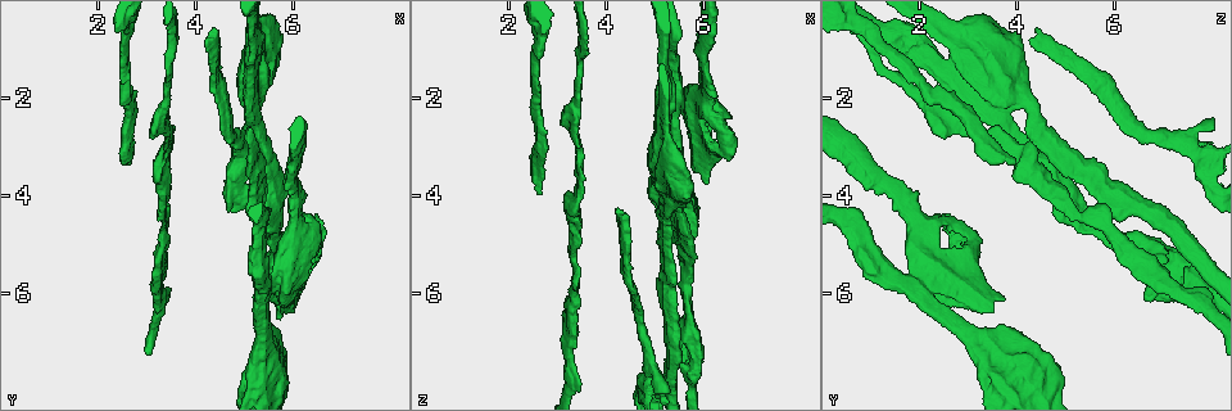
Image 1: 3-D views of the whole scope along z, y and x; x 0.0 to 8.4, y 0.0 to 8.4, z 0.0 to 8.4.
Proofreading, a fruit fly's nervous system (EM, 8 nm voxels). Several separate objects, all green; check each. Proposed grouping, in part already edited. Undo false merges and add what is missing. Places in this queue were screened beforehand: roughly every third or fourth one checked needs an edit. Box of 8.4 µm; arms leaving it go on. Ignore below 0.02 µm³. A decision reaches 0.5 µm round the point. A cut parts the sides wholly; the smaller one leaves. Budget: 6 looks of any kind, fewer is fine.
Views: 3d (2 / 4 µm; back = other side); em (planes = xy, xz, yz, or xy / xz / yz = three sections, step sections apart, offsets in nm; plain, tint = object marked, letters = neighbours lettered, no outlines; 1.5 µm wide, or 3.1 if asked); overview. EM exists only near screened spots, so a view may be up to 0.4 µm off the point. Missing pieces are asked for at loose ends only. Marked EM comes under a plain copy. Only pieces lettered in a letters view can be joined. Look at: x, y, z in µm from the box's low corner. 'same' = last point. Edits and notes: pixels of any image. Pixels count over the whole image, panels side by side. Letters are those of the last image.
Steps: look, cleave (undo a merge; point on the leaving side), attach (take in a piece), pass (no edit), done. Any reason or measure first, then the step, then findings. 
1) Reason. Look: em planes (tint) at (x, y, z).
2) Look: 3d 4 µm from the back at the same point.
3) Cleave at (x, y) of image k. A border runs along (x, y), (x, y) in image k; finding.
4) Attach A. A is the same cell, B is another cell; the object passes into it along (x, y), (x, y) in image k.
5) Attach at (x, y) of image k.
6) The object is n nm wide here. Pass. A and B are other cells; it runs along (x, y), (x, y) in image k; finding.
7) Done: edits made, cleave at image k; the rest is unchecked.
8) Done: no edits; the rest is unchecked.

Calibre changes. Look: 3d 2 µm at (6.05, 4.50, 1.95).

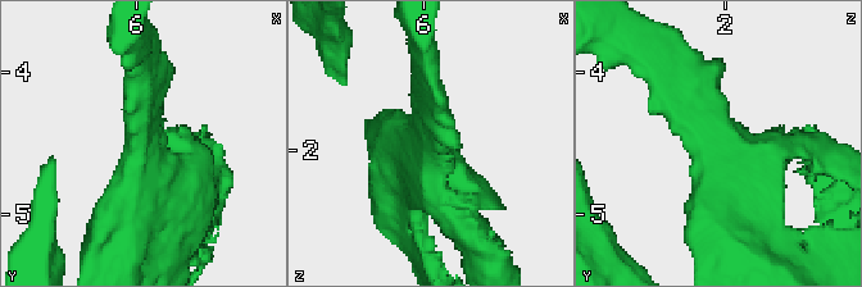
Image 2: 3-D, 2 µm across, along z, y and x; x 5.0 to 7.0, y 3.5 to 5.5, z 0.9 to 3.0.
3 arms meet here; the arms are 200, 280, 480 nm wide; shape alone is not enough. Look: em xy step 8 (tint) at (6.02, 4.50, 1.90).

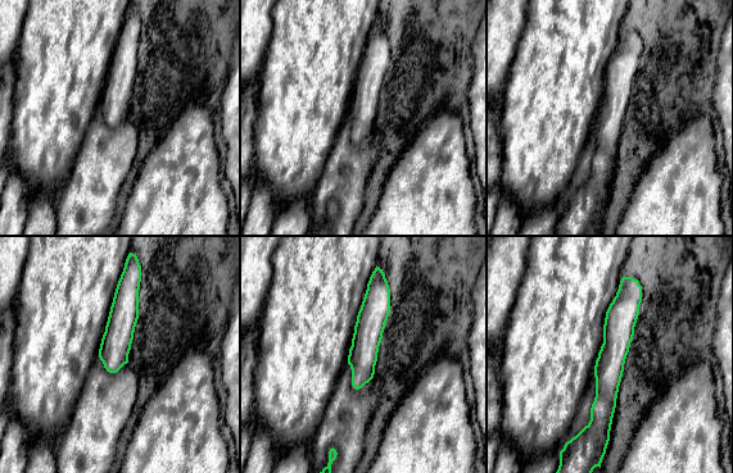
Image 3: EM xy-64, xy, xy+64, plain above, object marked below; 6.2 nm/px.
Look: em xz step 4 (letters) at the same point.

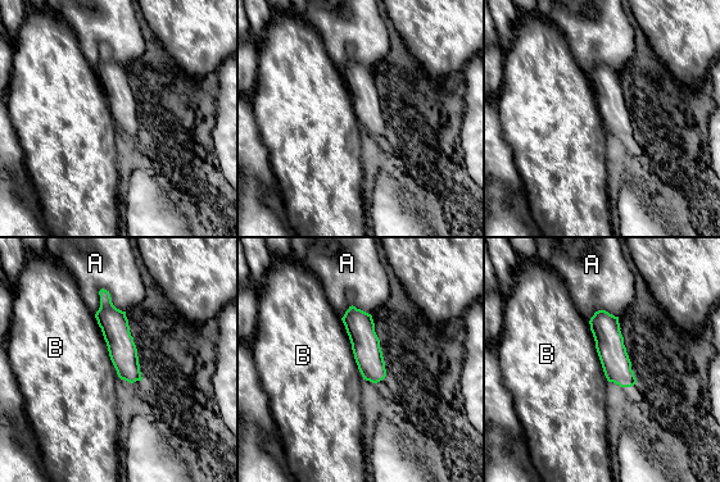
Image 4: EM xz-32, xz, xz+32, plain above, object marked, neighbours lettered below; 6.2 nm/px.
Pass. A and B are other cells; a border runs along (94, 314), (109, 359), (120, 377) in image 4; continuous, no second neuron.

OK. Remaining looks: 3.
Calibre changes. Look: 3d 2 µm at (3.40, 2.90, 3.65).

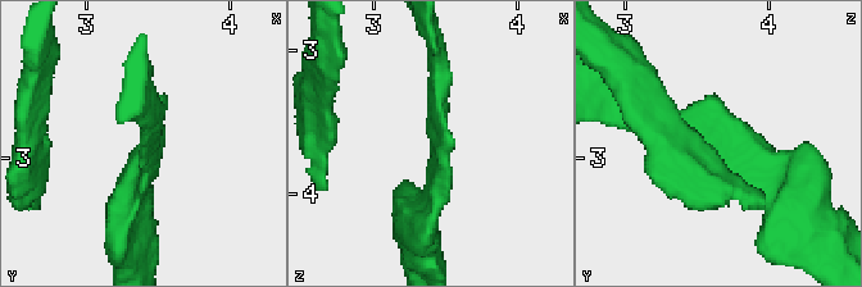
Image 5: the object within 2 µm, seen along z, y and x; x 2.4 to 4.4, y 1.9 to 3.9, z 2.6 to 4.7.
The arms are 170, 300 nm wide. Look: em planes (tint) at (3.44, 2.92, 3.64).

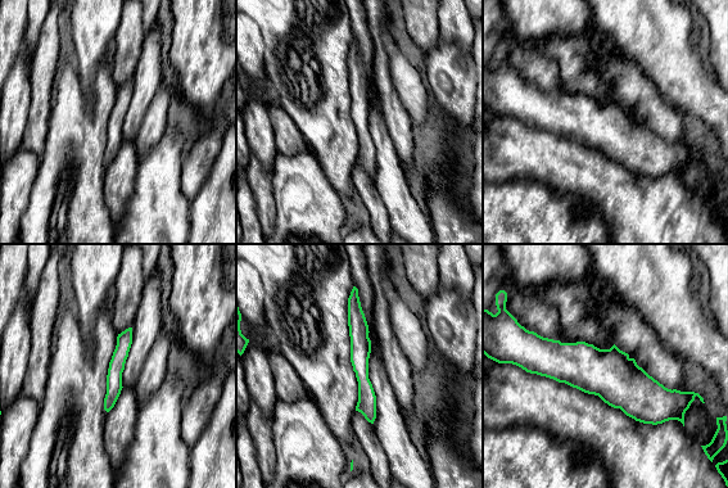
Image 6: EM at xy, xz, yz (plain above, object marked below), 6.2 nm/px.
What lies round it. Look: em planes (letters) at the same point.

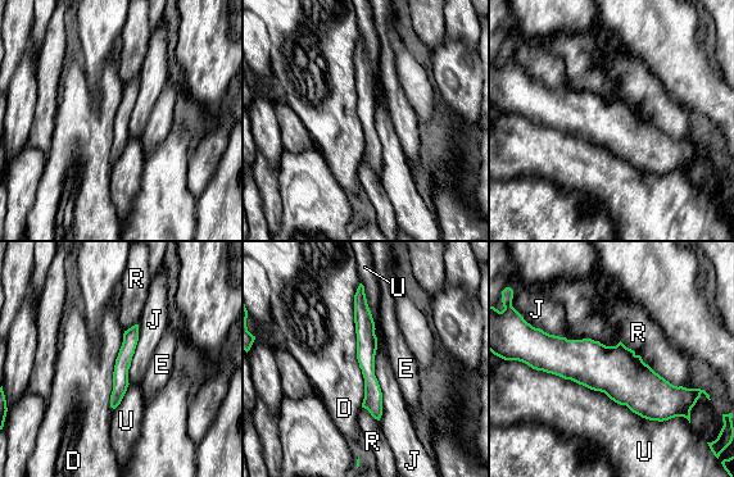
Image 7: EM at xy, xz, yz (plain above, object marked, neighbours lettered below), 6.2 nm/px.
The object is 100 nm wide here. Pass. D, E, J, R and U are other cells; it runs along (537, 366), (688, 394) in image 7; continuous, no second neuron.

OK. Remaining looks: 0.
Done: no edits; the rest is unchecked.

